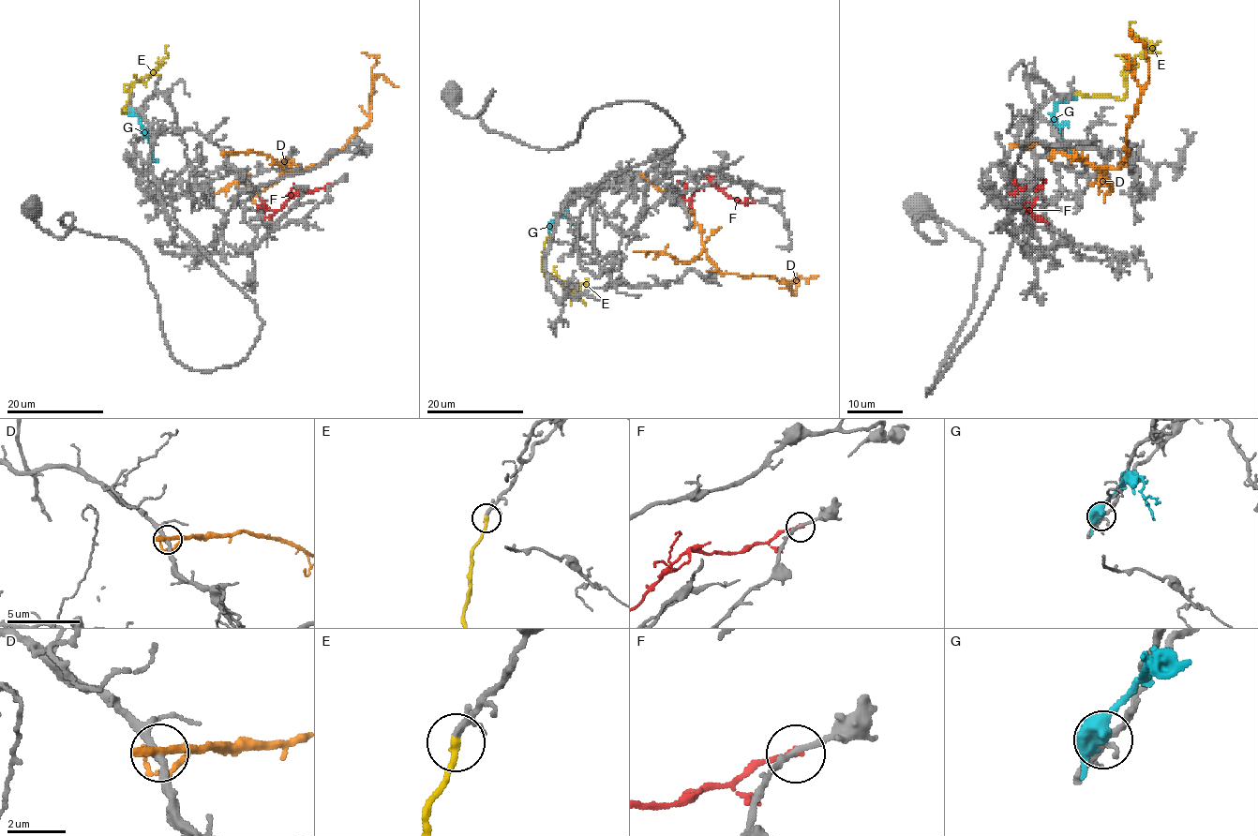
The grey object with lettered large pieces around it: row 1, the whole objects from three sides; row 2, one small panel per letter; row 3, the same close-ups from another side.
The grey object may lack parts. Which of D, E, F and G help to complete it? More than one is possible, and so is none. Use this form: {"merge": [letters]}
{"merge": ["E"]}

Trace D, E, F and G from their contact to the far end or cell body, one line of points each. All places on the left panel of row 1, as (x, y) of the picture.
D: (225, 154), (266, 154), (286, 171), (294, 173), (324, 162), (370, 116), (372, 68), (377, 63), (362, 52)
E: (129, 108), (122, 112), (126, 110), (131, 85), (156, 67), (158, 59), (159, 62), (168, 55), (167, 44)
F: (335, 183), (315, 191), (296, 191), (279, 209), (265, 211), (258, 206)
G: (133, 110), (139, 118), (142, 130), (148, 139), (154, 161), (158, 161)

